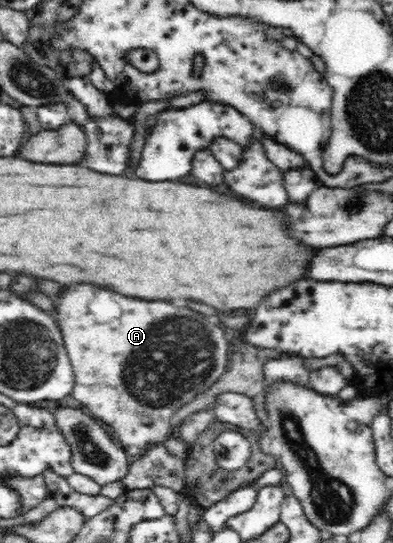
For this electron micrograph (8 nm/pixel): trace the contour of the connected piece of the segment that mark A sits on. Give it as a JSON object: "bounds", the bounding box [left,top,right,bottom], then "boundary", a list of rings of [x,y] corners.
{"bounds":[55,284,229,459],"boundary":[[[79,284],[59,294],[55,312],[75,372],[71,396],[109,428],[131,459],[145,455],[149,446],[167,441],[173,434],[170,421],[175,412],[213,386],[228,366],[229,343],[223,330],[211,324],[209,316],[203,320],[199,312],[189,308],[177,308],[161,300],[143,302],[93,284]]]}

